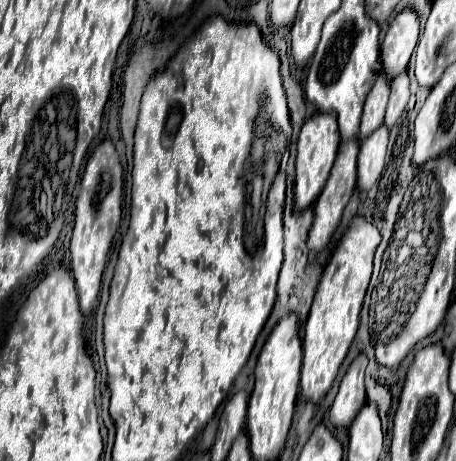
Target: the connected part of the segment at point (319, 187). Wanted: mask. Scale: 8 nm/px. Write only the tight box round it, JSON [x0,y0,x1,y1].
[295,113,341,211]

